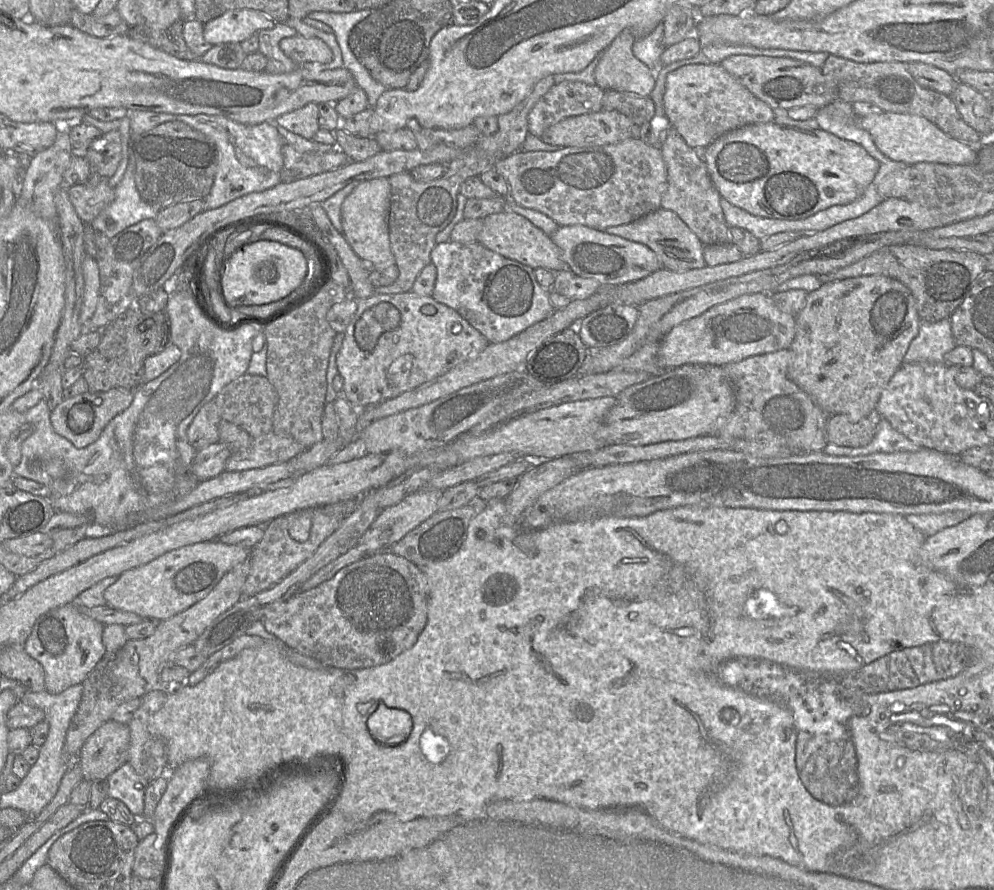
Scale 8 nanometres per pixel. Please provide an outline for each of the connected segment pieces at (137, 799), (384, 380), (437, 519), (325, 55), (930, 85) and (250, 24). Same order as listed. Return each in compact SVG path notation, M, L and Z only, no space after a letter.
M129 763L123 764L108 778L108 797L123 802L137 818L143 817L144 794L149 781L138 775Z
M413 291L399 294L375 293L369 298L357 300L357 310L344 332L342 346L336 356L337 369L343 379L343 397L358 410L378 405L475 358L488 344L484 335L457 311L437 302L432 296L419 296Z
M470 505L454 510L437 510L427 520L389 547L389 550L398 556L406 558L419 568L426 568L445 561L457 553L462 546L467 536L469 523L474 516L475 511Z
M301 35L284 38L280 49L299 67L307 62L328 63L332 60L332 51L318 38L305 38Z
M911 62L908 63L908 70L920 86L948 96L959 83L954 75L931 64Z
M243 8L228 10L203 25L204 38L213 46L240 44L261 30L272 29L276 22L261 11Z

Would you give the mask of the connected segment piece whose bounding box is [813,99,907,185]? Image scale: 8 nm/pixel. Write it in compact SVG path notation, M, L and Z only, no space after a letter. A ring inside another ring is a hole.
M836 99L831 104L820 108L813 118L821 129L861 145L879 162L880 168L874 178L874 185L881 183L892 171L907 165L893 161L879 151L869 132L858 124L851 103Z

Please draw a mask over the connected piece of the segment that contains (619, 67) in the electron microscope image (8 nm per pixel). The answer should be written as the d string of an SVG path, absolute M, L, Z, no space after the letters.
M628 29L623 30L606 48L595 68L595 82L603 90L625 91L649 96L655 85L655 73L637 59L632 51L635 37Z

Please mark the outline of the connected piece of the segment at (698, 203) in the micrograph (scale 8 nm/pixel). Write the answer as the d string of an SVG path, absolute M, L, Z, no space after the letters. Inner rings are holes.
M669 127L660 151L667 167L668 181L661 207L675 212L704 245L730 242L729 226L720 205L721 195L711 180L705 162L673 127Z

